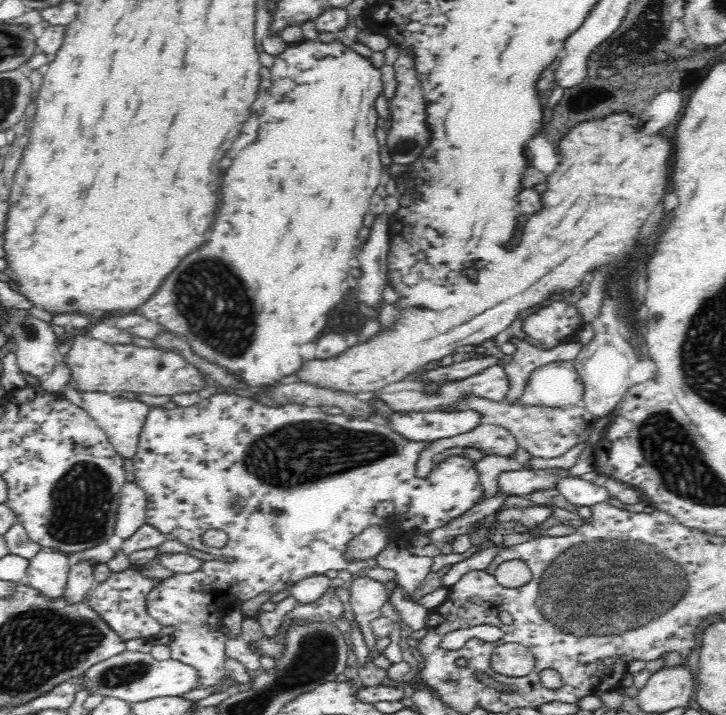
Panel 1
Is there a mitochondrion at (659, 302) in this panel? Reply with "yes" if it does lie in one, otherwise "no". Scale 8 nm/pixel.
no

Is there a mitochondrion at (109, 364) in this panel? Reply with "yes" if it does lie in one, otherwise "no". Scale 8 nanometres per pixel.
no

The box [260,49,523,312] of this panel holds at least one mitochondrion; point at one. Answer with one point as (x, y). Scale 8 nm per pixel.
(404, 146)

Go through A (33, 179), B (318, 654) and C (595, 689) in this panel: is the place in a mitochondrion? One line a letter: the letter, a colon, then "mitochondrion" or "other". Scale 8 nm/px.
A: other
B: mitochondrion
C: other

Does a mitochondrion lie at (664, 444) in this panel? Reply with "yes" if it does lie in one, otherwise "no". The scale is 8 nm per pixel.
yes

